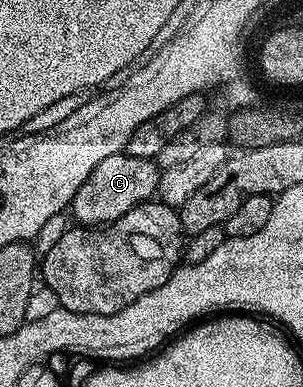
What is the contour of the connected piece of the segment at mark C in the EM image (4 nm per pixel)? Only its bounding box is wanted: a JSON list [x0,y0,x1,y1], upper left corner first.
[69,152,160,228]

